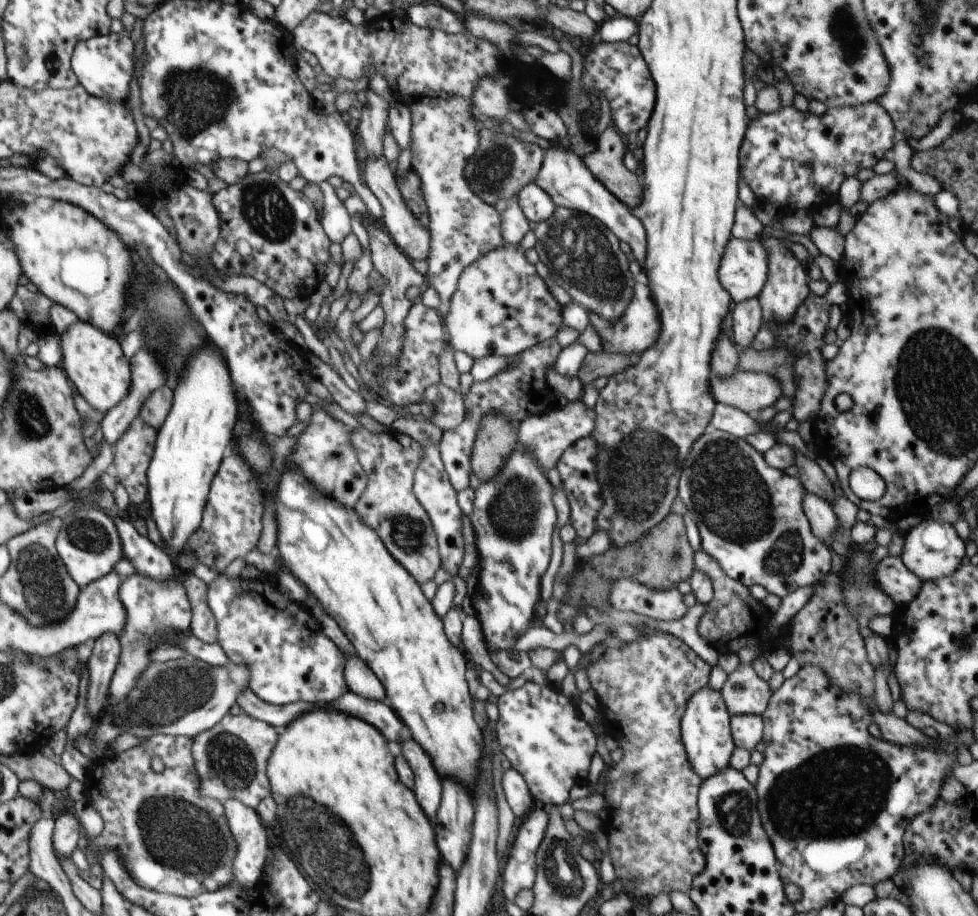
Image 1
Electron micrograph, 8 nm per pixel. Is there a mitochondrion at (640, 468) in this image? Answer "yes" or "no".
yes

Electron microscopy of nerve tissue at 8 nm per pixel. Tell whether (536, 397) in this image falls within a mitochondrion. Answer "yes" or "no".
no

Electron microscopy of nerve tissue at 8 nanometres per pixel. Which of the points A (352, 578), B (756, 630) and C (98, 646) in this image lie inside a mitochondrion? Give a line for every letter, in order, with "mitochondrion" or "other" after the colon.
A: other
B: other
C: other

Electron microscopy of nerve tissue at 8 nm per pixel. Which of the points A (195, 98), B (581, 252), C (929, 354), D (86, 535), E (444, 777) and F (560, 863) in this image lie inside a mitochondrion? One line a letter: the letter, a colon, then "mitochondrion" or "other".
A: mitochondrion
B: mitochondrion
C: mitochondrion
D: mitochondrion
E: other
F: mitochondrion

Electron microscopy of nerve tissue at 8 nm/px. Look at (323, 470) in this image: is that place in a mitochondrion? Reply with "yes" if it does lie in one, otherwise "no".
yes

